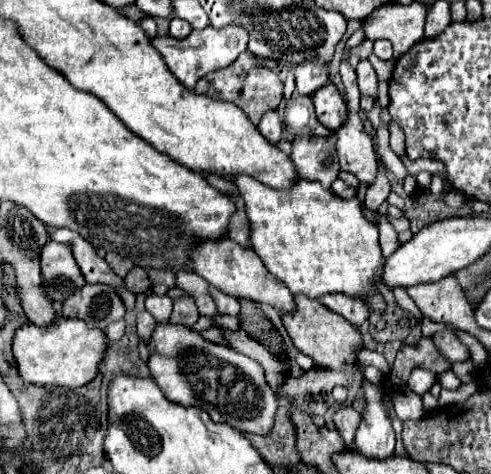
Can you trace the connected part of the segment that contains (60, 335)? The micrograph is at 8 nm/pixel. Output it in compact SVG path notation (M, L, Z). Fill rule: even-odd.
M57 314L57 320L47 328L39 328L31 322L17 328L13 336L13 356L19 376L25 382L79 388L95 378L99 360L103 358L103 344L107 344L103 330L87 328L83 320Z

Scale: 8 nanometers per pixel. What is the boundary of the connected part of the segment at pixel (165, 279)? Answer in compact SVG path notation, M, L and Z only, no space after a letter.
M147 270L149 280L153 284L155 294L167 294L169 288L175 286L175 274L171 270Z

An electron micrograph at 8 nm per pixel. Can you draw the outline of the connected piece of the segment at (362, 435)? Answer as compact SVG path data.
M363 380L365 410L355 432L355 448L365 456L387 458L395 450L395 432L389 422L389 410L383 402L383 398L393 390L394 386L375 386L369 380Z

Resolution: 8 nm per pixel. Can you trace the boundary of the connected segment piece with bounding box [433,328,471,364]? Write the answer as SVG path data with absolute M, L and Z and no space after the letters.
M445 328L445 330L437 332L437 334L433 336L433 340L435 340L437 348L449 358L451 364L453 364L453 362L465 362L465 360L471 360L471 352L469 352L469 348L457 338L455 332L451 332L451 330Z

